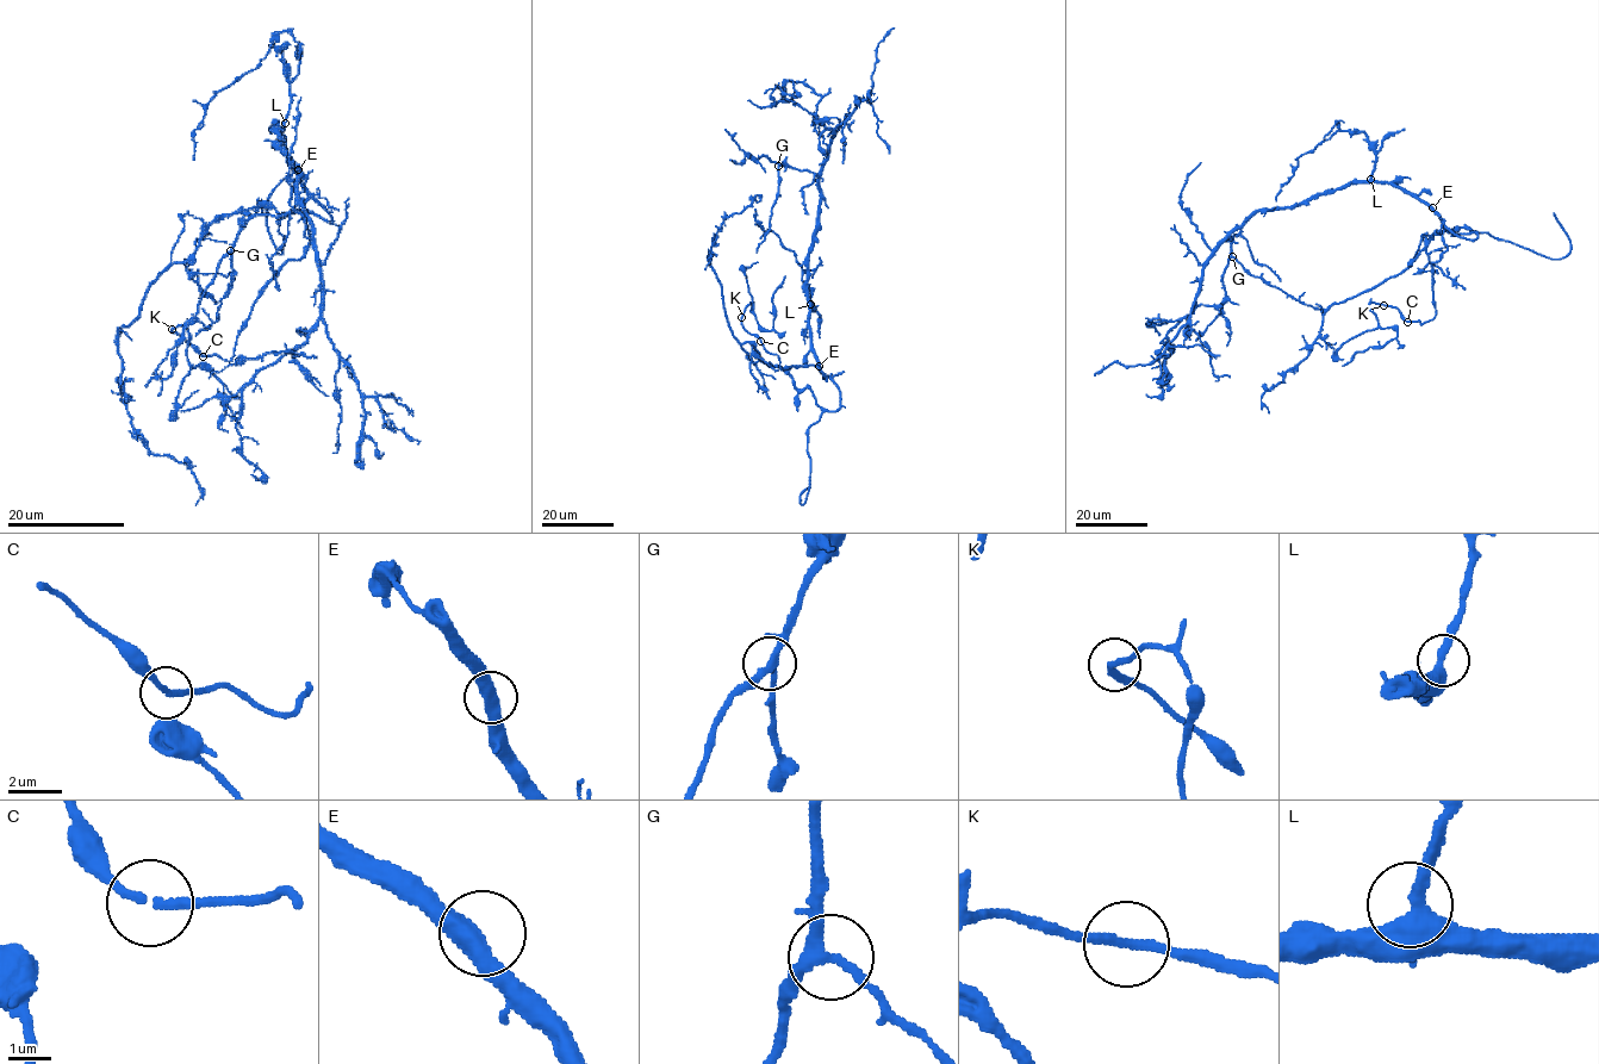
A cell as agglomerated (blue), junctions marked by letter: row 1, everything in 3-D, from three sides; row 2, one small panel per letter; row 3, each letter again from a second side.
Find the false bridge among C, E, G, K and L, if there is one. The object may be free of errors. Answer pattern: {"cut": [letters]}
{"cut": []}

